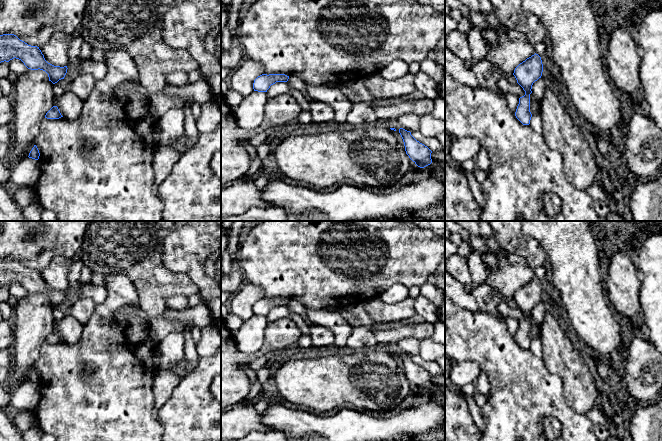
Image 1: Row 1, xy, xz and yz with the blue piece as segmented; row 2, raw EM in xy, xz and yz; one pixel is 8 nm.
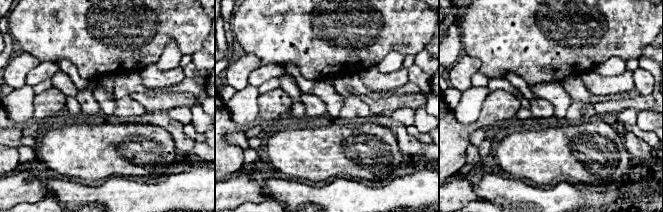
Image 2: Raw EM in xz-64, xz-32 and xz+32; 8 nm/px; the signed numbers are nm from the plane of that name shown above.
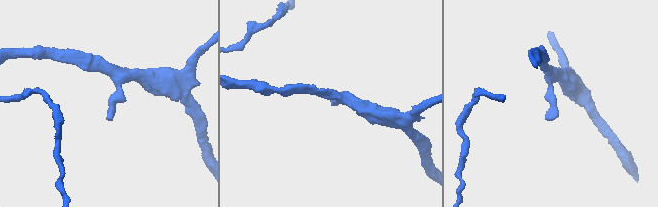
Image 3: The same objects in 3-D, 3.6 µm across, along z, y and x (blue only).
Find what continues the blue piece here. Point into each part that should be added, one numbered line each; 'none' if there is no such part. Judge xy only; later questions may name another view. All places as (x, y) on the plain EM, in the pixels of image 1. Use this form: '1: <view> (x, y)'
none

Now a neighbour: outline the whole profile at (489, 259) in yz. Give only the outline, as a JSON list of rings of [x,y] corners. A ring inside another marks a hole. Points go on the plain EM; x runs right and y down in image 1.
[[[485,253],[485,254],[479,254],[479,255],[486,265],[489,265],[494,269],[498,267],[498,261],[496,257],[493,256],[492,254]]]

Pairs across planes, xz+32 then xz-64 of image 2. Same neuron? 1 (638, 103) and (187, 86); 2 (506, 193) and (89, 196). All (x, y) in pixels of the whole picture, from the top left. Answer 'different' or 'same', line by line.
1: different
2: same

